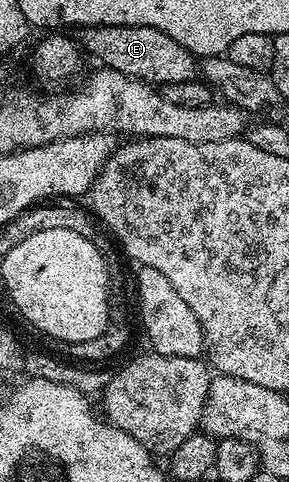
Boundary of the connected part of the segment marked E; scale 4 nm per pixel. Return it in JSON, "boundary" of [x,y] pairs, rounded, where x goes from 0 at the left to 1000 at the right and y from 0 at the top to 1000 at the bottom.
{"boundary":[[[291,52],[266,62],[263,83],[273,102],[301,120],[329,118],[343,137],[398,143],[498,168],[536,180],[574,174],[668,168],[689,158],[692,143],[675,120],[609,81],[567,64],[495,52]]]}

